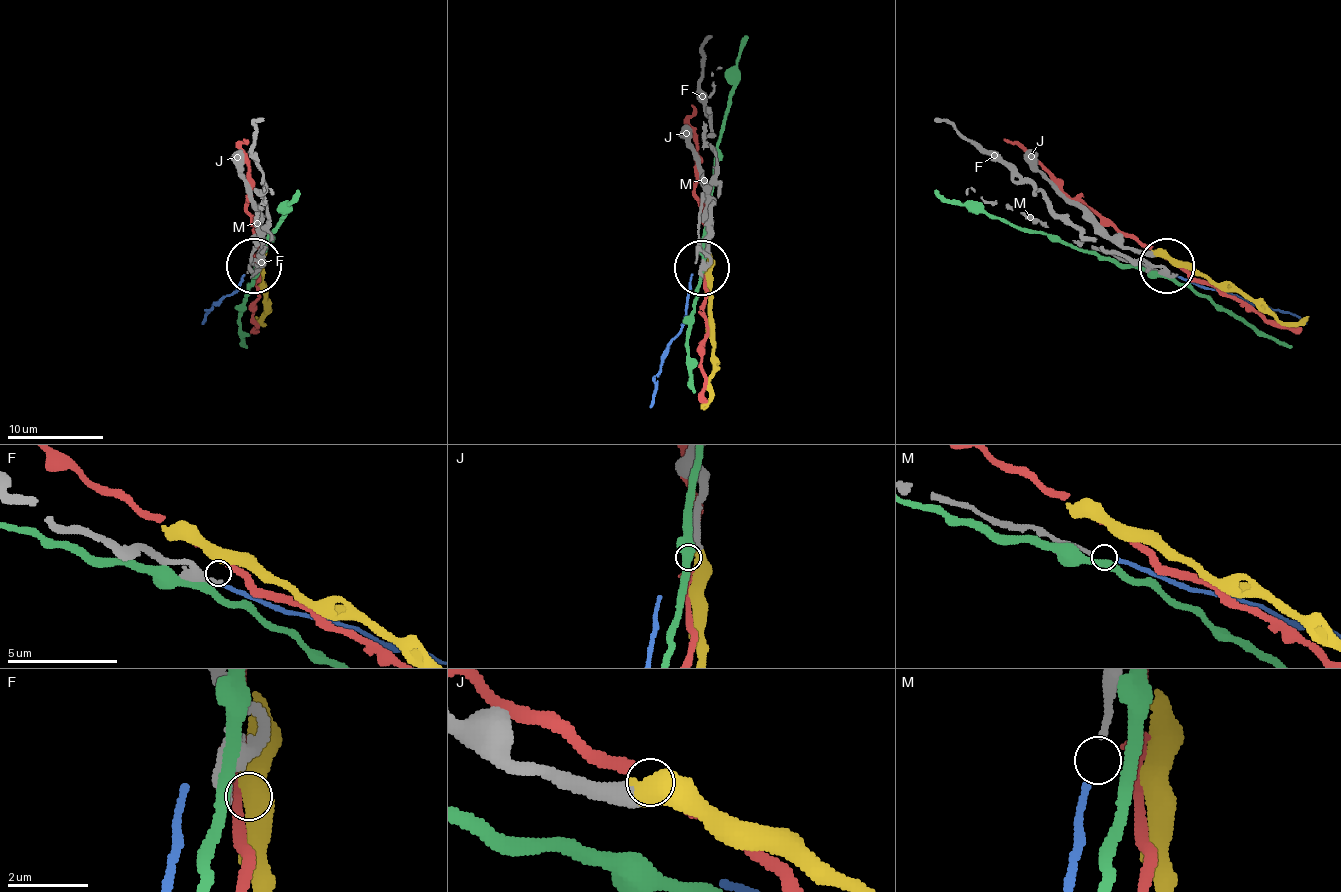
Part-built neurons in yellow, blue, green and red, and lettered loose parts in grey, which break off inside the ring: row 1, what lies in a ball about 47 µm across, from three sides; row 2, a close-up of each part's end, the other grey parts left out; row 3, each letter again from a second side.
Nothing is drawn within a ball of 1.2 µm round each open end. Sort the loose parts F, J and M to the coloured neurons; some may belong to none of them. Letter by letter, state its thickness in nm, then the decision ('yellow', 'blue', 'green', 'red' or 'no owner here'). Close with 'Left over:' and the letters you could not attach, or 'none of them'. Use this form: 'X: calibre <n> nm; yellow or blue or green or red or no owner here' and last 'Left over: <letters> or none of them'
F: calibre 240 nm; no owner here
J: calibre 440 nm; yellow
M: calibre 150 nm; blue
Left over: F

